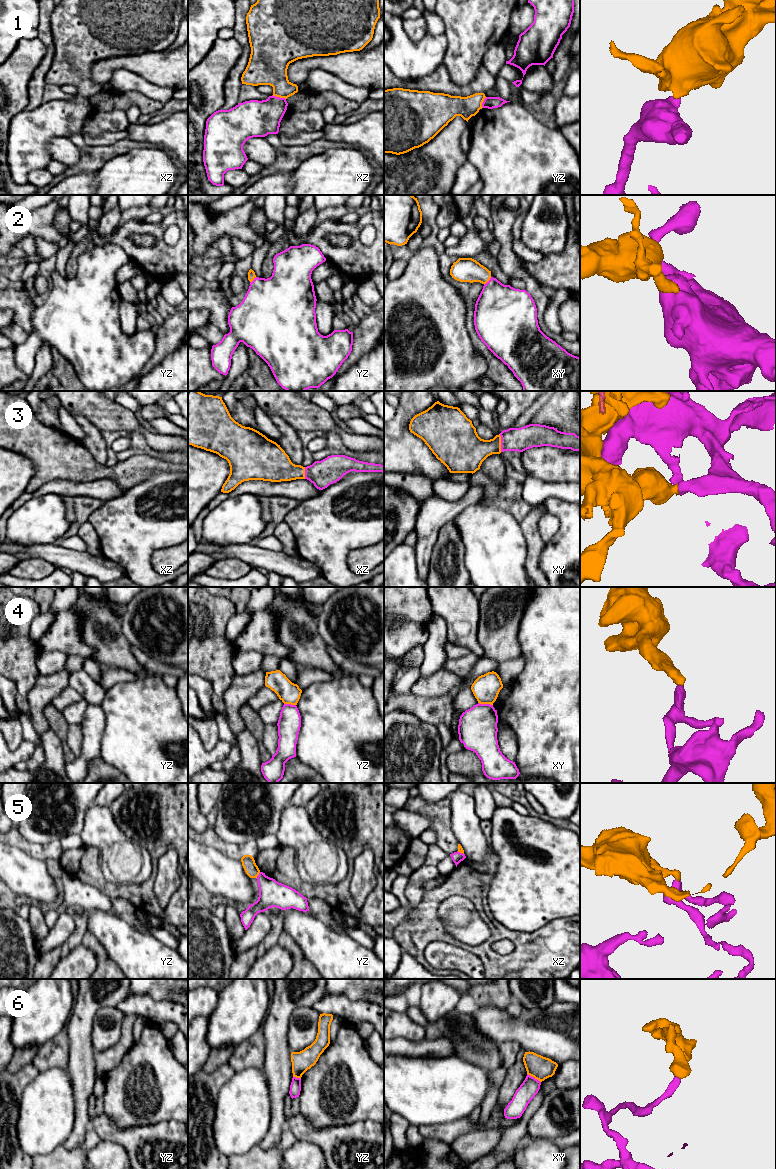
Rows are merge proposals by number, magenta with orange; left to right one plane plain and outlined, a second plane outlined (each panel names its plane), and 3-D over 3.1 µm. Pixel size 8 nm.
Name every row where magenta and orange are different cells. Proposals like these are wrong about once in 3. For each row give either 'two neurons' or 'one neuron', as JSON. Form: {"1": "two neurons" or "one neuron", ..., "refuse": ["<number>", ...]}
{"1": "two neurons", "2": "one neuron", "3": "one neuron", "4": "two neurons", "5": "two neurons", "6": "two neurons", "refuse": ["1", "4", "5", "6"]}

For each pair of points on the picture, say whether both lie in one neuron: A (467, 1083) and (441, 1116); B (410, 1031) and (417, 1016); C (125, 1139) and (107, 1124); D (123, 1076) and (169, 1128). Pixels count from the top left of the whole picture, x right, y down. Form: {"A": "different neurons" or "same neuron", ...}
{"A": "same neuron", "B": "different neurons", "C": "same neuron", "D": "different neurons"}

